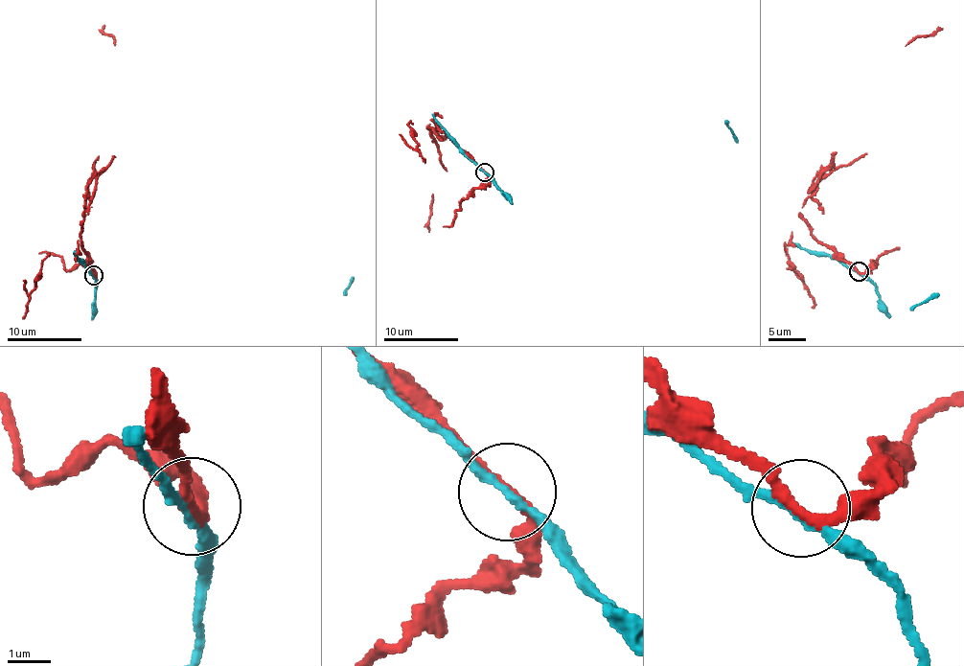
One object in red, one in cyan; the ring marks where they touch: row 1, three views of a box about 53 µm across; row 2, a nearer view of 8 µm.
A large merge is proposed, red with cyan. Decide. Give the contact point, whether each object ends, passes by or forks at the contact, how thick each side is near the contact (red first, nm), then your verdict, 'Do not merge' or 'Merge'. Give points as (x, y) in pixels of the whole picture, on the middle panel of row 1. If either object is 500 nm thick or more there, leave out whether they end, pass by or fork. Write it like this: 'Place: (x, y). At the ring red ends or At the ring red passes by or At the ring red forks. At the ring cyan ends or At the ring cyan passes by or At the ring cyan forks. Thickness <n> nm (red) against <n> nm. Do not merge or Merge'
Place: (485, 172). At the ring red passes by. At the ring cyan passes by. Thickness 220 nm (red) against 190 nm. Do not merge

